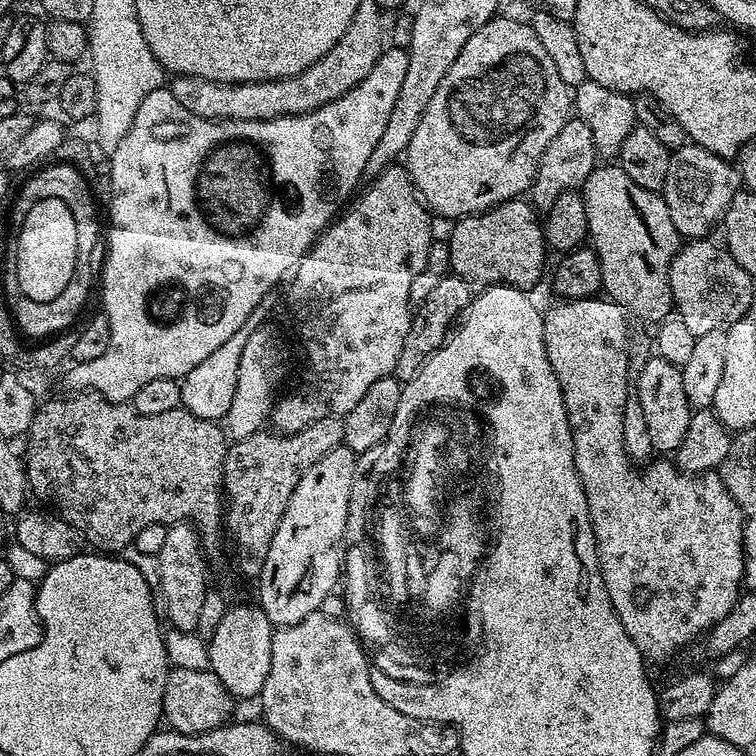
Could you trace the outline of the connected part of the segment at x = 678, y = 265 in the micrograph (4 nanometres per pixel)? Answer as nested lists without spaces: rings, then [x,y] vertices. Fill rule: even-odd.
[[[708,238],[689,239],[670,262],[670,290],[675,315],[686,322],[690,334],[696,337],[735,323],[746,314],[754,298],[751,274],[734,262],[727,247],[710,241]]]

